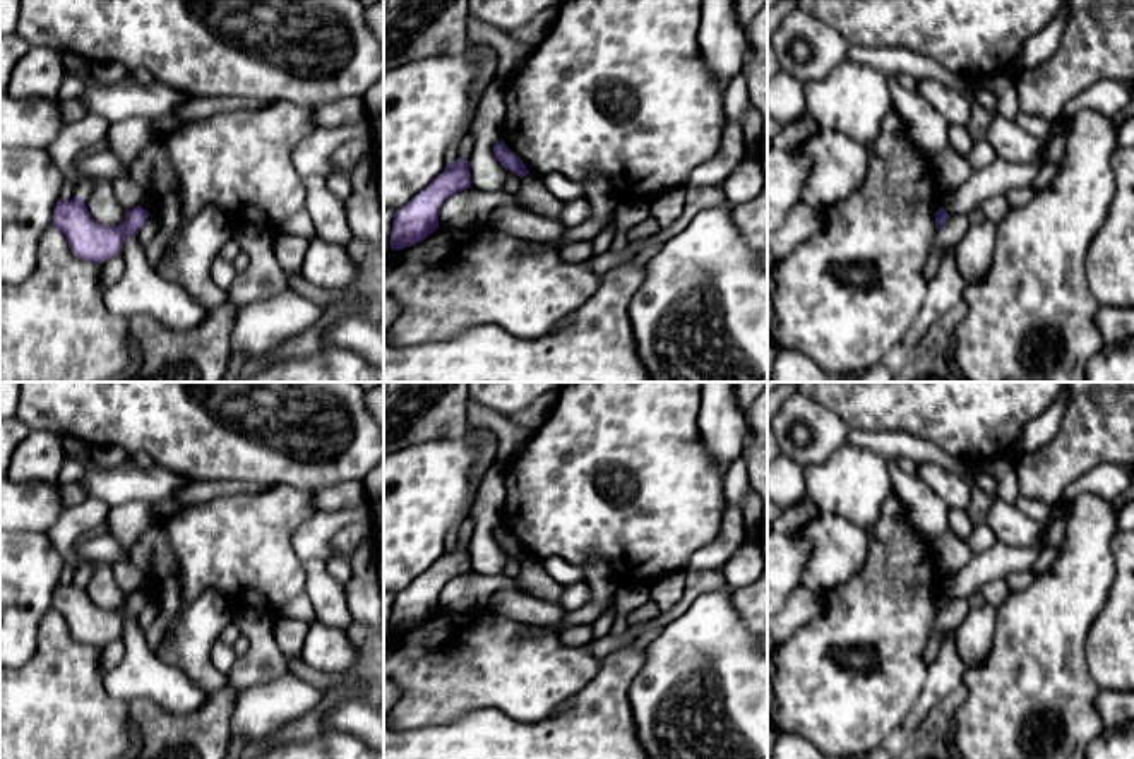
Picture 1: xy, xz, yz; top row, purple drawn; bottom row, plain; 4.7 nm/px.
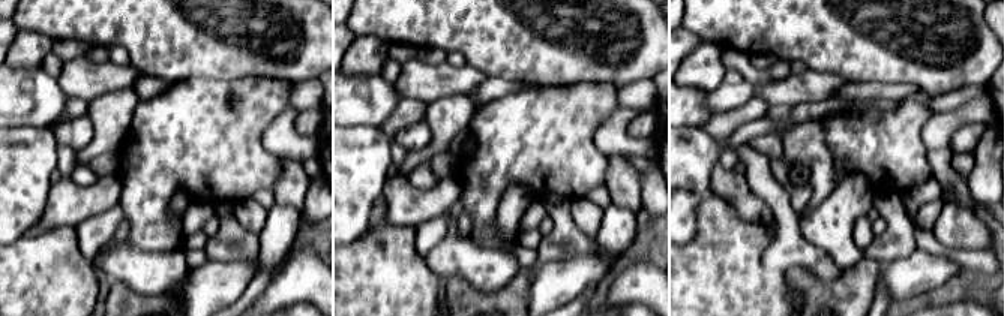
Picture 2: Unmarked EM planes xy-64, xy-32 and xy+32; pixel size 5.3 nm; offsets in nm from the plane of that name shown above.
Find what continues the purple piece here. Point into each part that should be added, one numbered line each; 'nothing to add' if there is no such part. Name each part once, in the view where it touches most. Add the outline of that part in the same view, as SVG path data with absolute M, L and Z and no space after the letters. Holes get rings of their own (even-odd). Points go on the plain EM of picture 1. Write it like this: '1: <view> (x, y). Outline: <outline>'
nothing to add

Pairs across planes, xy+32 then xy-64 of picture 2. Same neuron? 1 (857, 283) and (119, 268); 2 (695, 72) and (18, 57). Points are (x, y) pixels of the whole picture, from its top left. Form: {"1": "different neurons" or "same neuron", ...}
{"1": "different neurons", "2": "same neuron"}

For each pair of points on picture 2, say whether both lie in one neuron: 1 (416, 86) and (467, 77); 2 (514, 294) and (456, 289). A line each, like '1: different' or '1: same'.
1: same
2: same

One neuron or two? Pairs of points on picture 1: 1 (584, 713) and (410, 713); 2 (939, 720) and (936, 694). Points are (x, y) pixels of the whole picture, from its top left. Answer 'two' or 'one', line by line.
1: two
2: two

